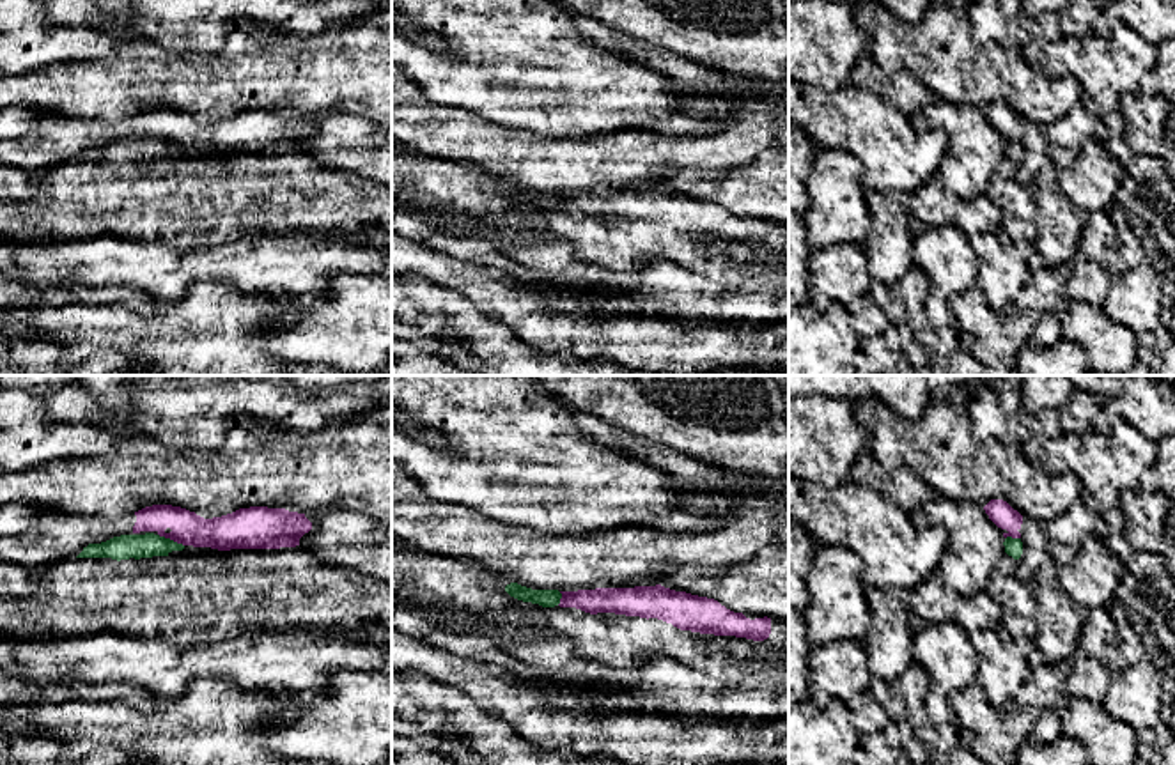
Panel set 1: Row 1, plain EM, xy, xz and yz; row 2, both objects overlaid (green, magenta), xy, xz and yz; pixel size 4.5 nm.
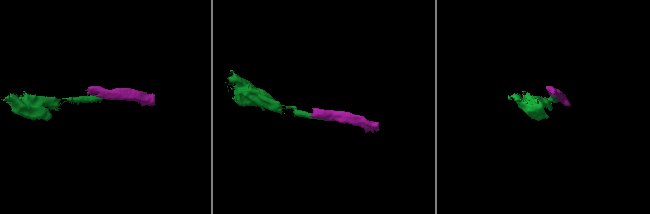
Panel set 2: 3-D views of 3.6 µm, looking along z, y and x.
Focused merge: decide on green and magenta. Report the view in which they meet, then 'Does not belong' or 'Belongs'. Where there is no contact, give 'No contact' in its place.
Touches green in xy. Does not belong

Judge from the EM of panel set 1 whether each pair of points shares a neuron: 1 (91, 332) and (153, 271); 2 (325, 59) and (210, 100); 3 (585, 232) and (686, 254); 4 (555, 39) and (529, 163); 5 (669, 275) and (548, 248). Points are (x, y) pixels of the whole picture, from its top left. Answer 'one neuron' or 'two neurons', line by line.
1: two neurons
2: one neuron
3: one neuron
4: two neurons
5: one neuron

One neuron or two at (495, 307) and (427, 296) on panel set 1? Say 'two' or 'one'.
one

